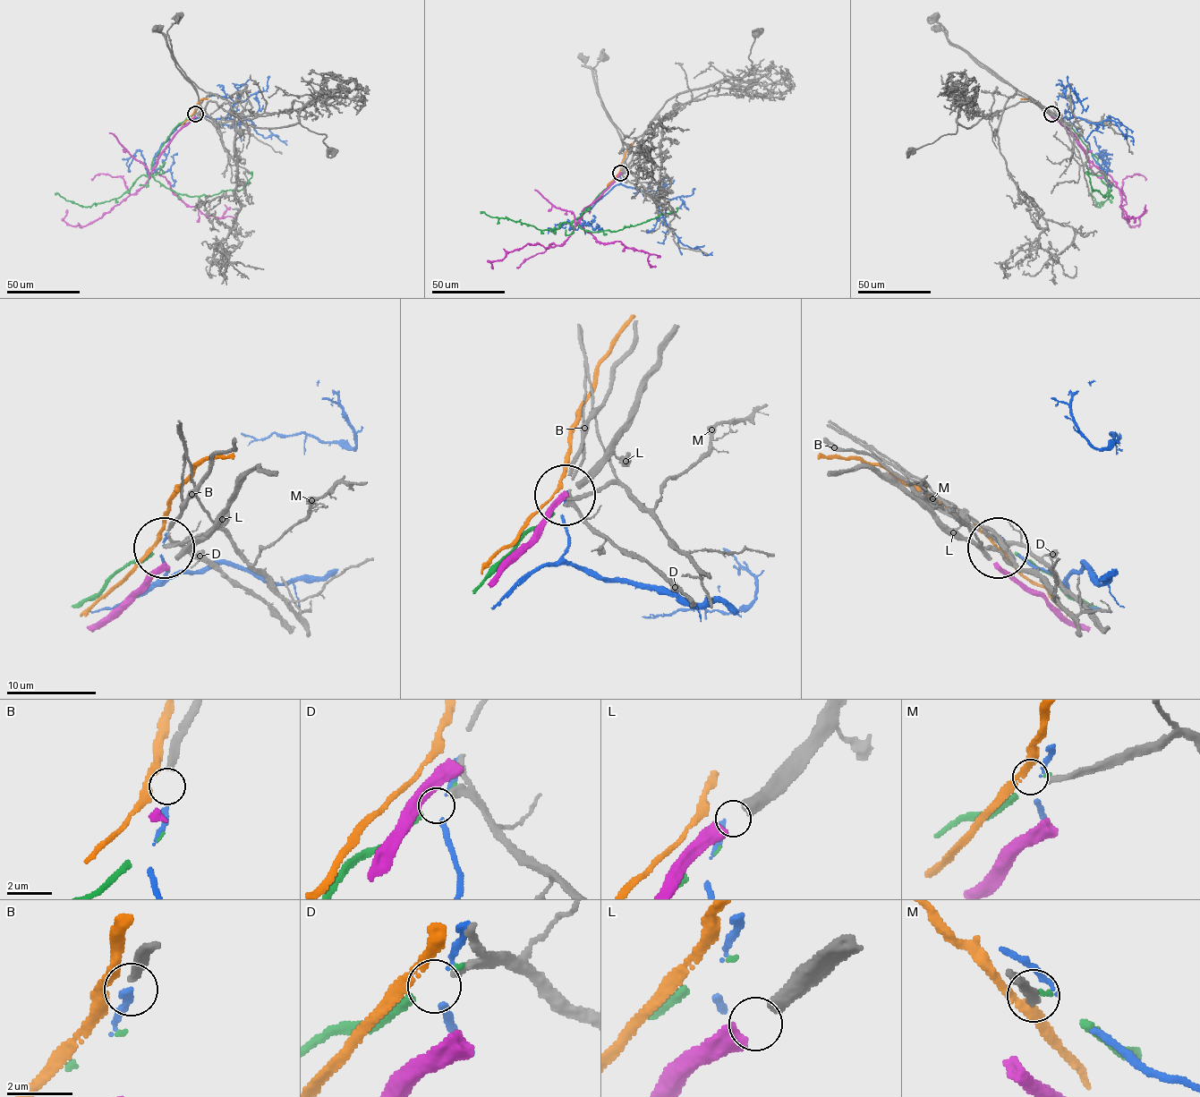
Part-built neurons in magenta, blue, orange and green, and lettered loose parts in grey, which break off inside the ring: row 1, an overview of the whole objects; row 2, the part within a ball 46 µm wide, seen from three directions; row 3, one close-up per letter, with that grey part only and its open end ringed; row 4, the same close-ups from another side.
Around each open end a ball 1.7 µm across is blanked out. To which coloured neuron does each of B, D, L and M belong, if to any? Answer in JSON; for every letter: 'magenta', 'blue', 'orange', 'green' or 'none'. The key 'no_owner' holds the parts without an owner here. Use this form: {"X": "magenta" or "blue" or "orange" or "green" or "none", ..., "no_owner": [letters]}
{"B": "none", "D": "none", "L": "magenta", "M": "none", "no_owner": ["B", "D", "M"]}

